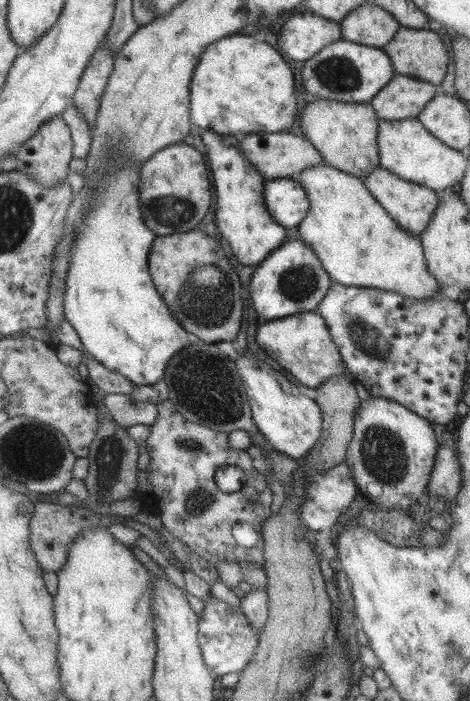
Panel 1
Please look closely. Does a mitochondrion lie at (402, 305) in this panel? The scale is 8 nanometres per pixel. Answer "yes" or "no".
no

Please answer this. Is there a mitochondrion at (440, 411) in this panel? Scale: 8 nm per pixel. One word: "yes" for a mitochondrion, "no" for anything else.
no

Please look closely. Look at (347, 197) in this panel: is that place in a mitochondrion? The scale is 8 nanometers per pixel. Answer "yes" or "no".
no

